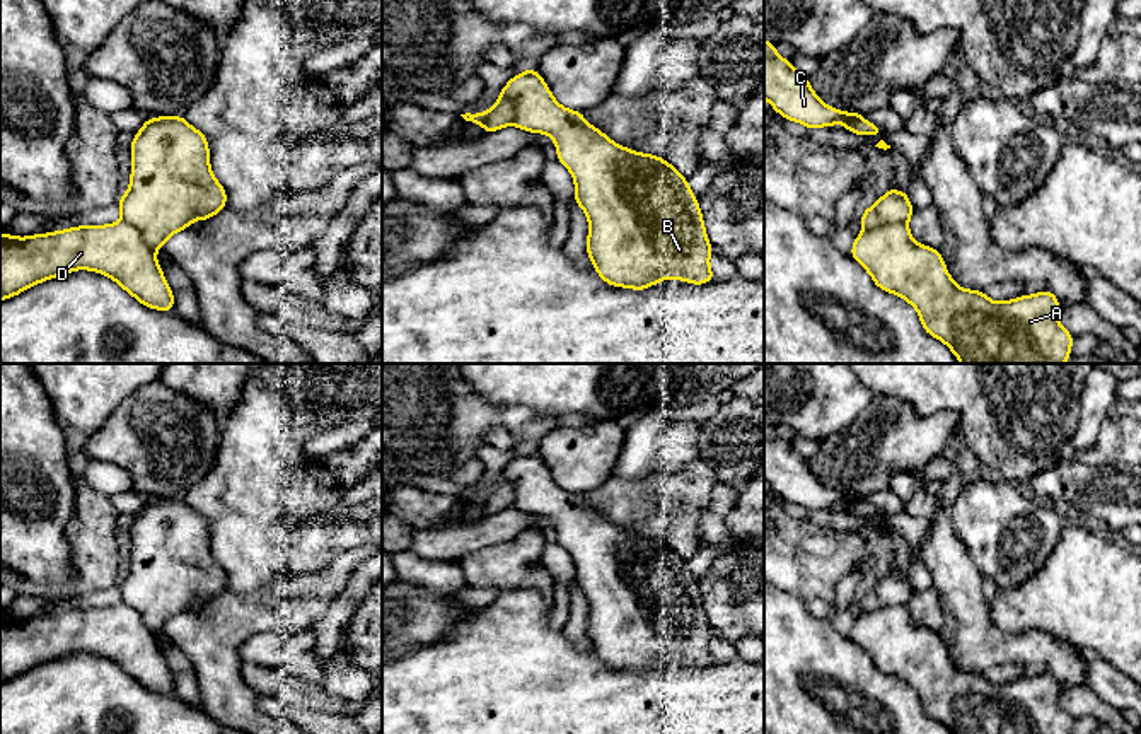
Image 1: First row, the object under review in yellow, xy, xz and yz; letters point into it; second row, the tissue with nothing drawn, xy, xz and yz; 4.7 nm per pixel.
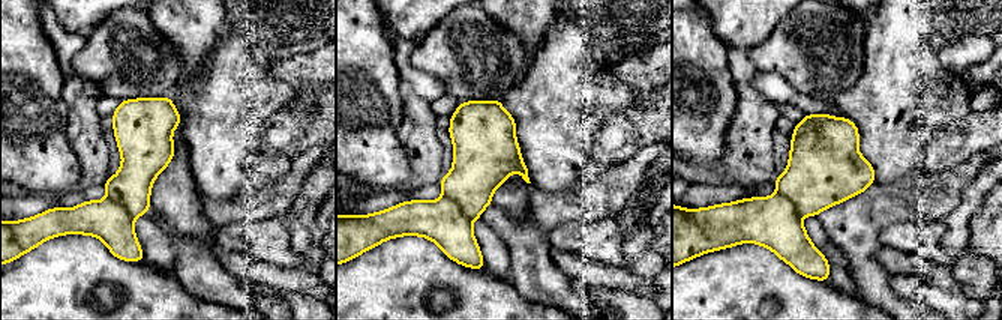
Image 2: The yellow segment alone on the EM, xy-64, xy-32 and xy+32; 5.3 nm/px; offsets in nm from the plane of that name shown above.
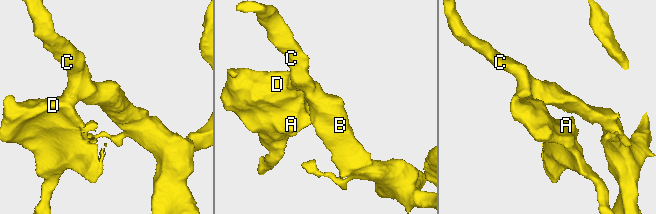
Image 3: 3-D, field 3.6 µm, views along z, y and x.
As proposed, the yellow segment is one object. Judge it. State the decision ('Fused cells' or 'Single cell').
Fused cells

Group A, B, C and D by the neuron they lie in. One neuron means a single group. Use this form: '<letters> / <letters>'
A D / B C

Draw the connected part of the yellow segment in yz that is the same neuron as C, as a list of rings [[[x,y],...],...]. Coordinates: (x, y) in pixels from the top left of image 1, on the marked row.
[[[764,39],[764,99],[783,118],[798,121],[807,130],[831,128],[834,123],[839,123],[856,135],[883,133],[880,126],[866,121],[861,113],[844,113],[824,104],[808,84],[808,79],[791,61],[781,58],[767,39]]]

